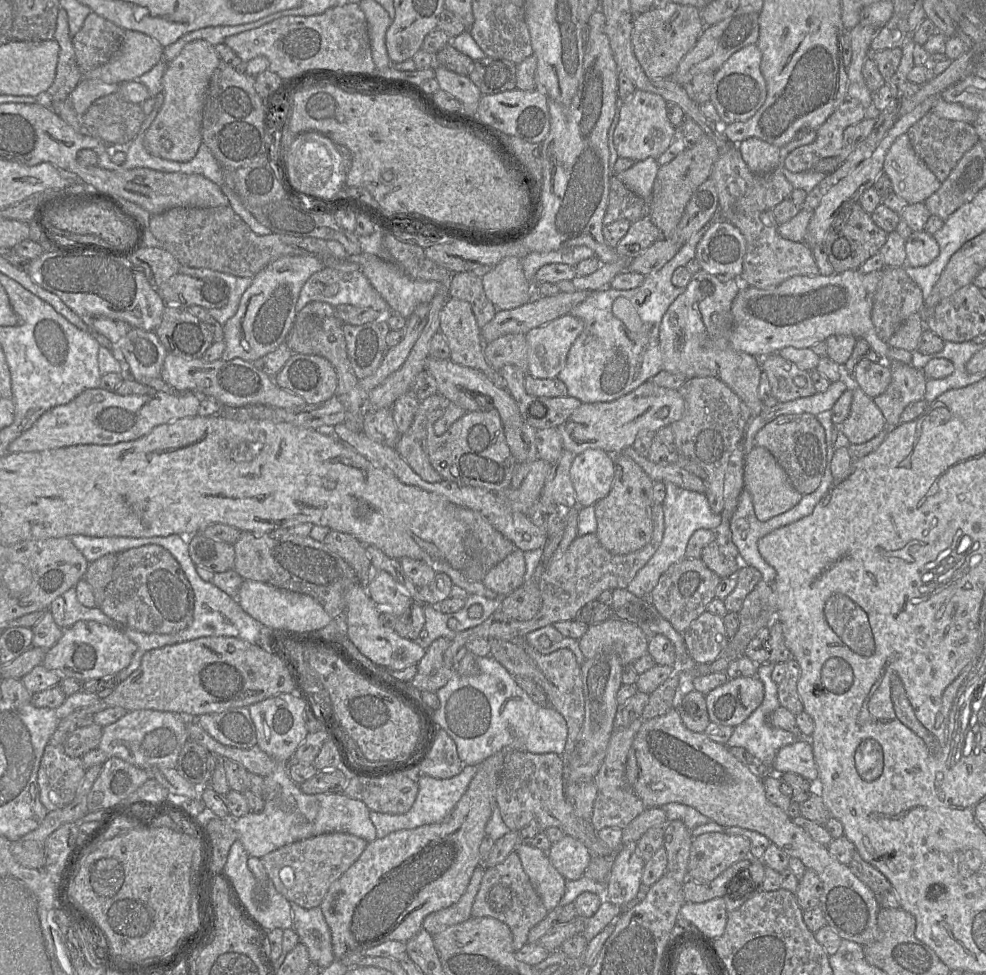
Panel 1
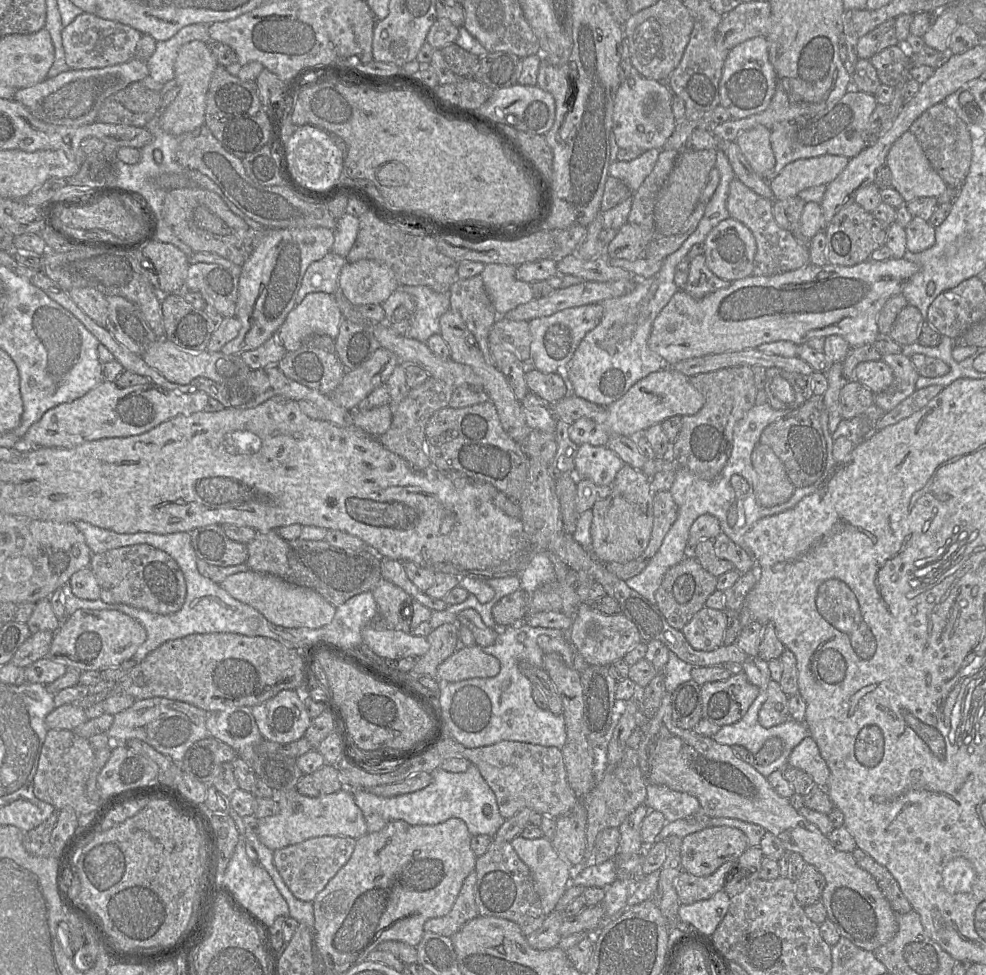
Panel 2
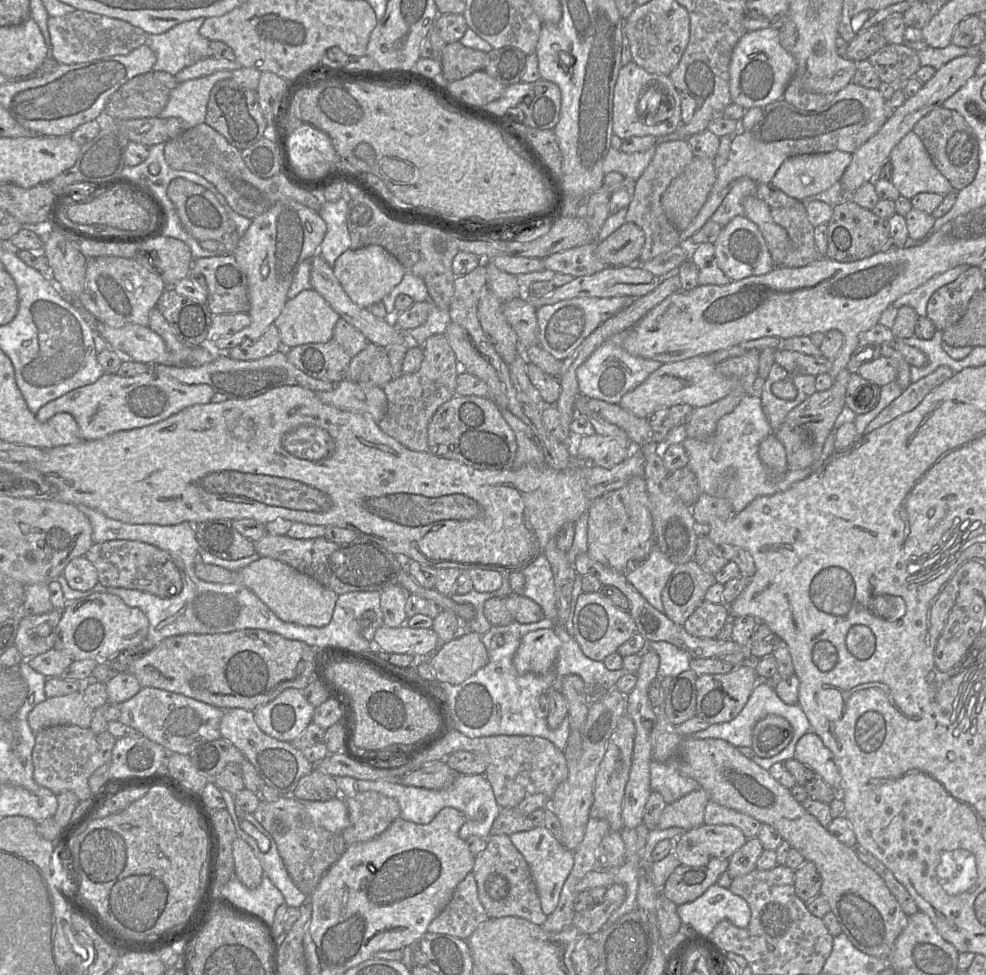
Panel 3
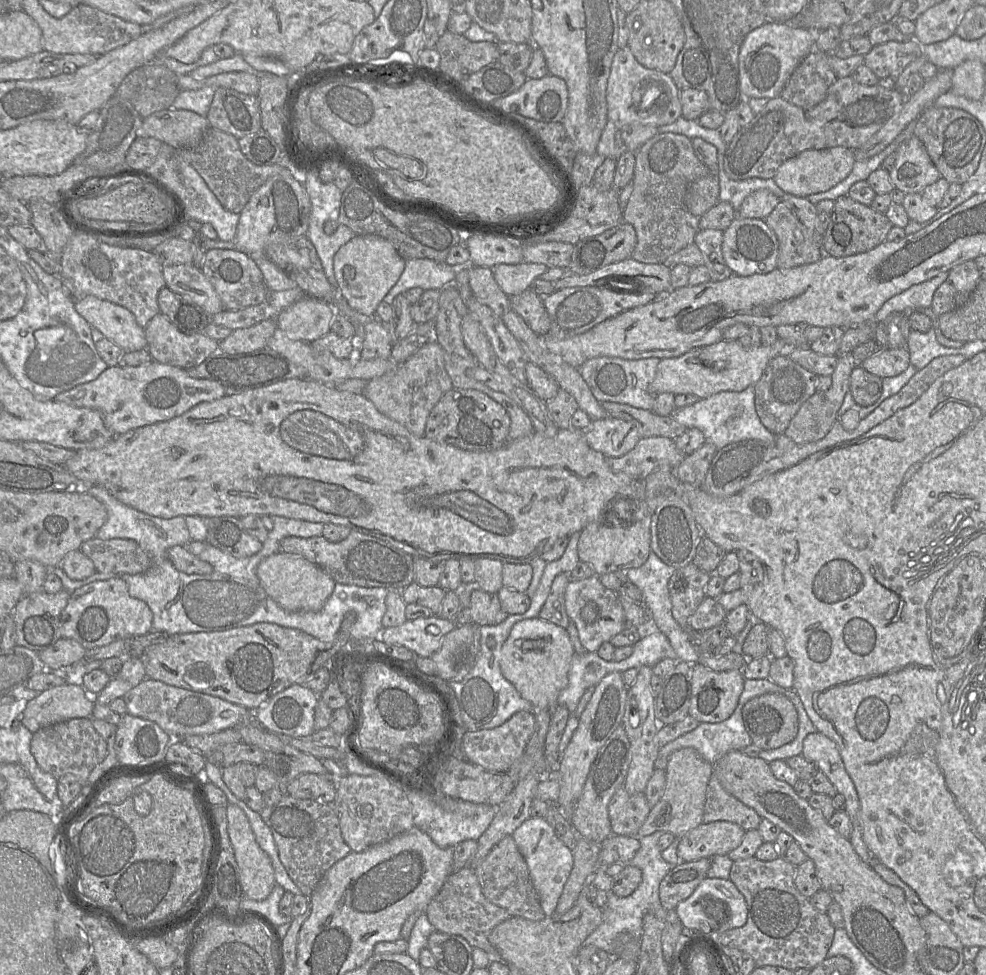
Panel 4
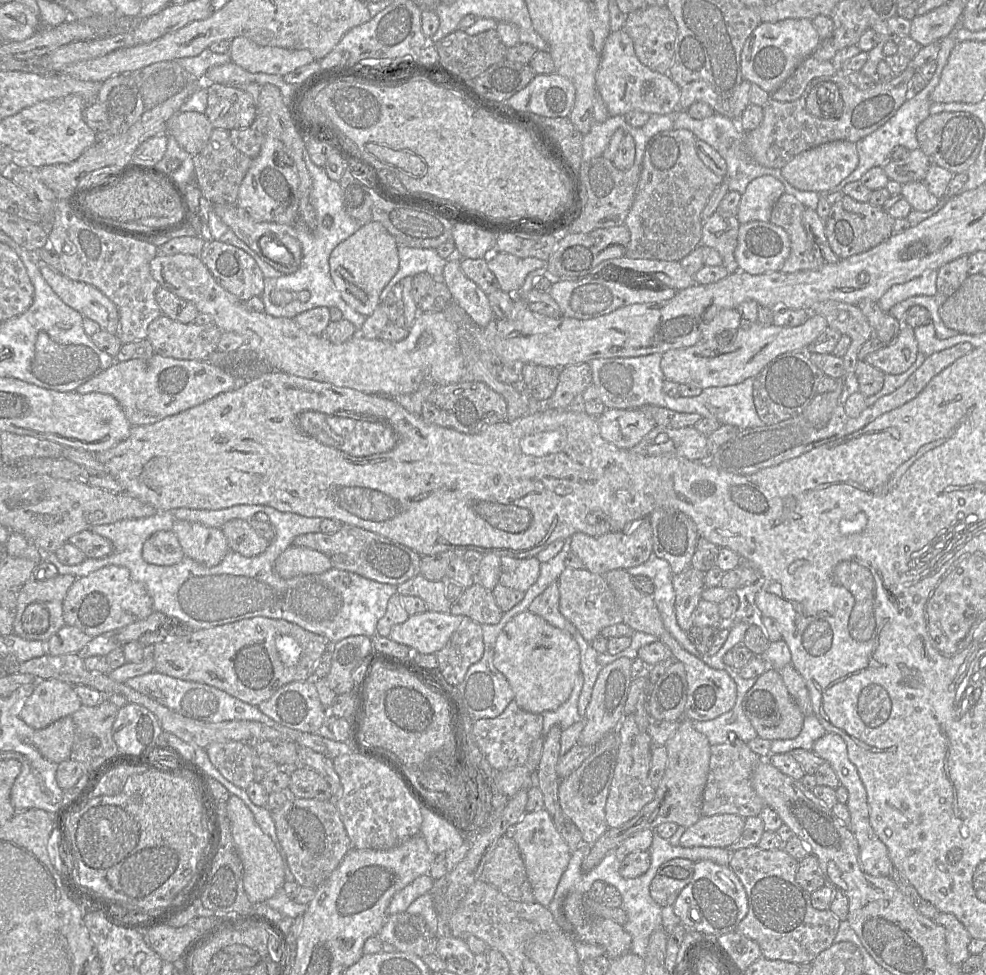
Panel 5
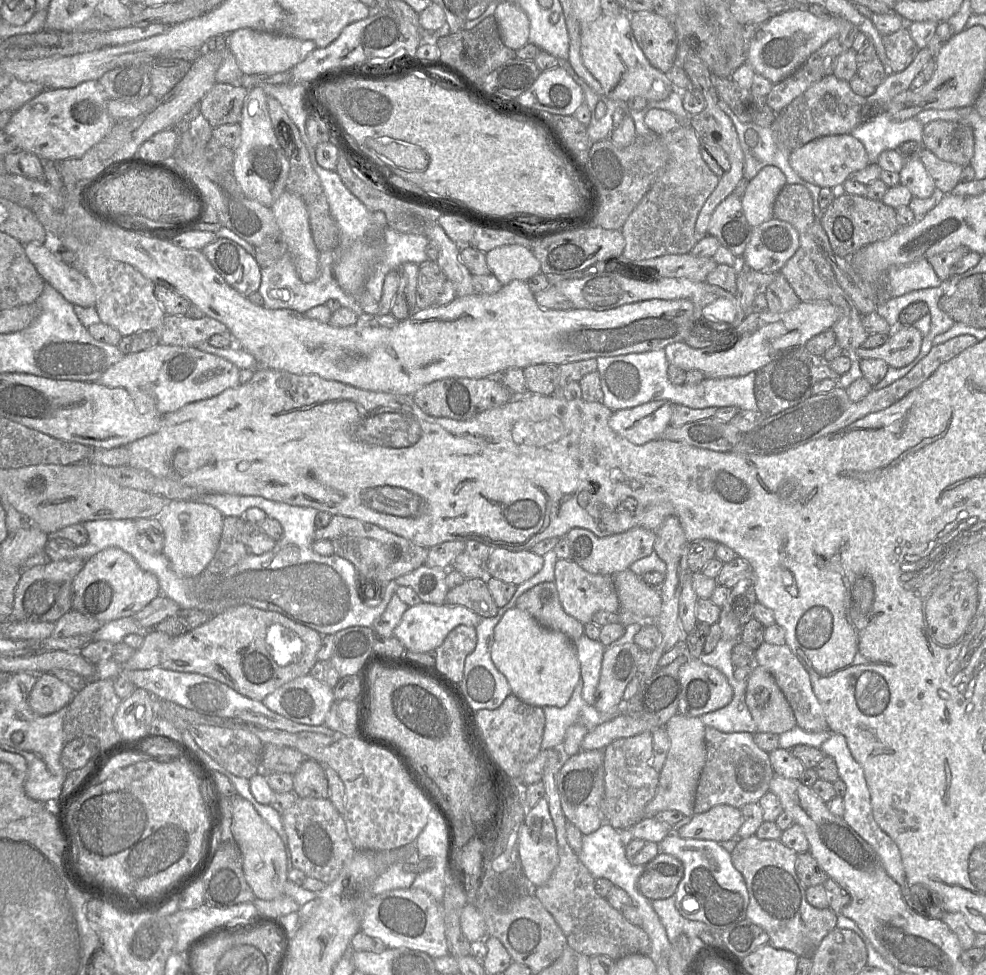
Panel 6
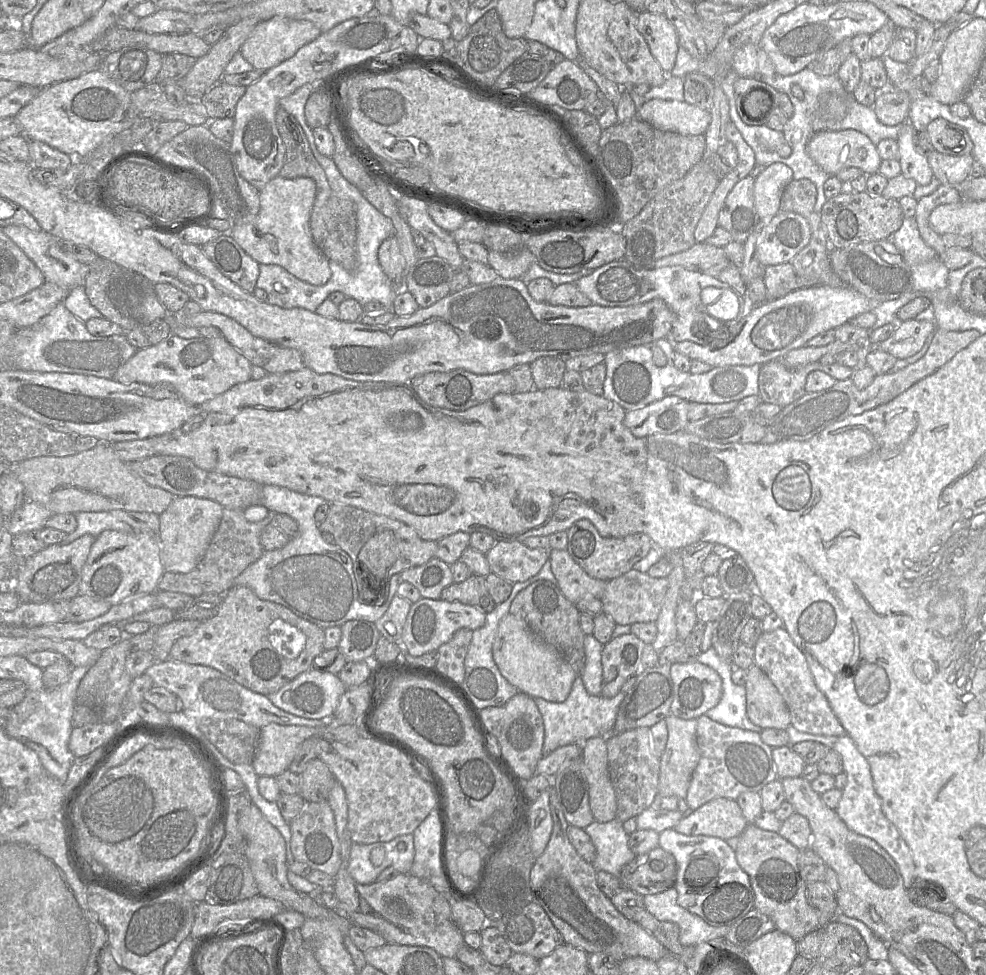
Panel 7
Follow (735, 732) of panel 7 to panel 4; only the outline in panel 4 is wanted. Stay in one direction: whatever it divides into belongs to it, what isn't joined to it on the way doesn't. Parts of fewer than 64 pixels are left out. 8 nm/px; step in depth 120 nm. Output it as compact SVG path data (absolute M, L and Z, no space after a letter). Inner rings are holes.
M713 766L707 786L703 823L729 821L748 831L758 829L761 819L755 810L743 804L722 787Z

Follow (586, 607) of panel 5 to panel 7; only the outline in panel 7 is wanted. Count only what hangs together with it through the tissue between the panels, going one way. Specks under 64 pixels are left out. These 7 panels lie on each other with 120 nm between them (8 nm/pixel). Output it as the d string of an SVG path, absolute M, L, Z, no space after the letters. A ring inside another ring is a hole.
M567 549L549 550L551 569L563 595L574 605L582 599L601 599L608 581L590 577Z

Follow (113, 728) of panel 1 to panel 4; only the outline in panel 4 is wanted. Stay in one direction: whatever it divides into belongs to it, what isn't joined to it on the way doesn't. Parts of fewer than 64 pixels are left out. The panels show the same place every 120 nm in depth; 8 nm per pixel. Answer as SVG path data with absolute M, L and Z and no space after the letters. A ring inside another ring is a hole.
M147 677L137 686L132 687L123 698L128 714L155 722L172 739L182 739L188 735L211 734L239 725L253 717L253 713L244 706Z

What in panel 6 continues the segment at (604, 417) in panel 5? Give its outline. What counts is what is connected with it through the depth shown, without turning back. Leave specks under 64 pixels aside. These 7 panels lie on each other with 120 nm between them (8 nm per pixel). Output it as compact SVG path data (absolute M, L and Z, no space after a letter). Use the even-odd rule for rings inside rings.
M656 400L613 411L608 425L616 434L631 443L643 445L658 439L670 425L672 405L664 400Z

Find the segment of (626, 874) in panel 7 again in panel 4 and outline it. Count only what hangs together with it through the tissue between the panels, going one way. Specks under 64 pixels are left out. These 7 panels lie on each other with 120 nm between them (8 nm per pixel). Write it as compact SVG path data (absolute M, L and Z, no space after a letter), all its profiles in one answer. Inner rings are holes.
M701 858L691 862L676 864L659 885L659 900L667 911L687 899L707 877L711 858Z

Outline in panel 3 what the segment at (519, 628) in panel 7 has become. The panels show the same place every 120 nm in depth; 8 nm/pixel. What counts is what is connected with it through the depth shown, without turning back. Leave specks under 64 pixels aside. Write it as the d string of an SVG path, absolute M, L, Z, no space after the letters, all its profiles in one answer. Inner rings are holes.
M538 629L525 634L513 657L519 674L545 674L554 669L561 640L552 629Z

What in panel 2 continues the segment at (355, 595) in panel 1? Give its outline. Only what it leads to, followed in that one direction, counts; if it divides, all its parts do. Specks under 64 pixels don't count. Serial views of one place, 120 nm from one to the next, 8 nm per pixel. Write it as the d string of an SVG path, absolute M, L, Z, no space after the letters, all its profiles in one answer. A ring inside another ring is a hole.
M369 626L362 629L363 643L378 656L400 660L409 656L423 656L430 648L427 637L416 636L401 630L377 631Z

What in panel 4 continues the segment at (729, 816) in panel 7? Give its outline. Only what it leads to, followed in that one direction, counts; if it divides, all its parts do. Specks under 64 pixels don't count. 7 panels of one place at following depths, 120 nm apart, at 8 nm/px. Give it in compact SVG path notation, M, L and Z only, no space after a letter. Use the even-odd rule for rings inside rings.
M729 821L702 823L680 837L677 855L682 862L728 855L741 844L745 832Z

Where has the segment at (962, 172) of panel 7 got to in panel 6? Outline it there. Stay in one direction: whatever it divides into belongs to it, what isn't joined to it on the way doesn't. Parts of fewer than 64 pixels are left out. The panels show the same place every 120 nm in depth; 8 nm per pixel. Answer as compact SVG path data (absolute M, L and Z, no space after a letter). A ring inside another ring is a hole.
M922 148L920 159L941 192L951 193L960 182L964 166L941 160L927 148Z

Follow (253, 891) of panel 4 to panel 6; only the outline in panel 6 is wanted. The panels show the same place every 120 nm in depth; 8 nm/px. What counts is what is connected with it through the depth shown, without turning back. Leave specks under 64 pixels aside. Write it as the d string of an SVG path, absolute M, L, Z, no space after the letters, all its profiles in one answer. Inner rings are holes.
M241 797L233 809L232 834L242 854L244 876L258 899L272 900L284 895L288 880L287 857L278 833L260 816L254 806Z

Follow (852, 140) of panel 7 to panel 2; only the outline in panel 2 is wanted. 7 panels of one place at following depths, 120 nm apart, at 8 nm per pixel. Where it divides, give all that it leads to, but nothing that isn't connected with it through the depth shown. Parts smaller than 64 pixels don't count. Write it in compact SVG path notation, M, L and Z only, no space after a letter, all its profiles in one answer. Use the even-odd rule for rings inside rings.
M822 155L795 160L769 181L773 200L796 196L800 191L833 181L849 159L840 155Z

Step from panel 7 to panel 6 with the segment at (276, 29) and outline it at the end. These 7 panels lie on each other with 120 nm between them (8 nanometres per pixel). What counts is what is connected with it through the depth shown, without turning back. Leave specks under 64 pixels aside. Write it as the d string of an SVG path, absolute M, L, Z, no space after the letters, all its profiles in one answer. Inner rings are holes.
M241 28L228 35L227 48L234 55L243 75L259 75L290 71L317 47L310 40Z

